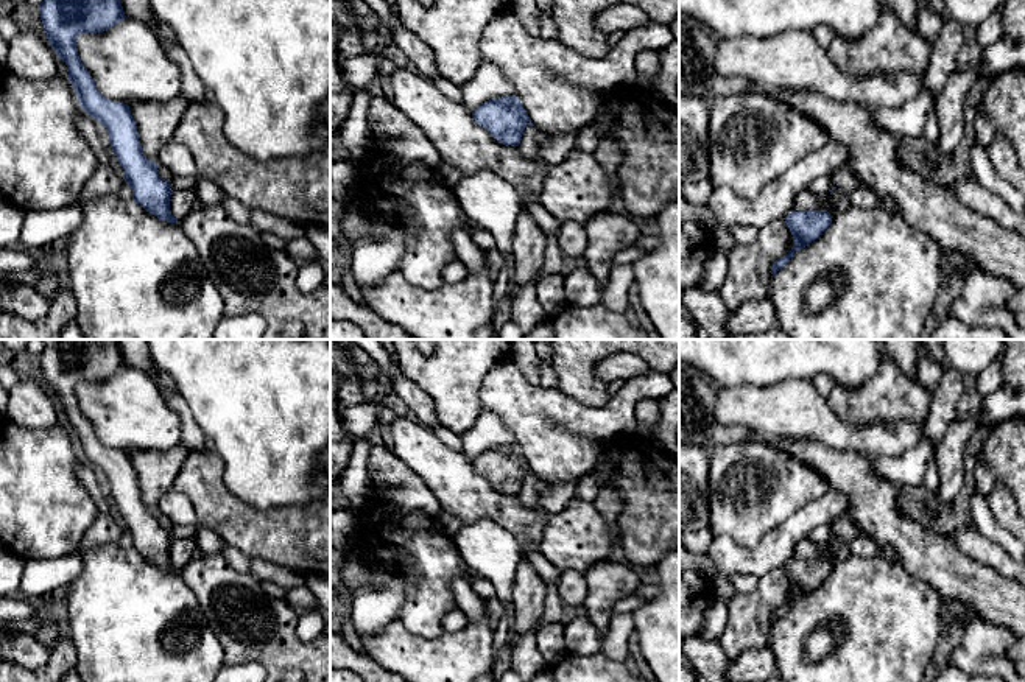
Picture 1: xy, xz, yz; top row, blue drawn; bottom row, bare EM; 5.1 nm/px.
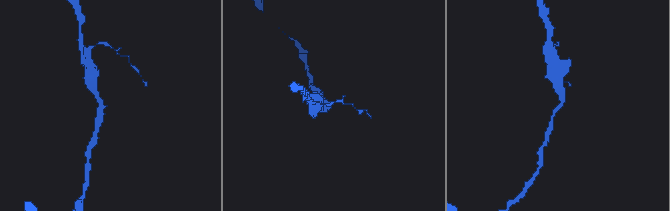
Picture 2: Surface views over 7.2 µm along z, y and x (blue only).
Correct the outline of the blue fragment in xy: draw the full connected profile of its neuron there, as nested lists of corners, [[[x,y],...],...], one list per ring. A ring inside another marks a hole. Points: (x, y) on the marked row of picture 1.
[[[44,0],[39,14],[51,48],[67,65],[78,103],[106,128],[132,199],[159,220],[178,223],[170,210],[173,190],[159,176],[157,165],[145,157],[129,106],[104,98],[78,56],[76,39],[81,34],[103,33],[128,19],[122,0]]]

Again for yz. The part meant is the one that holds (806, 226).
[[[805,210],[805,212],[791,212],[784,220],[793,235],[791,251],[777,258],[771,268],[771,280],[774,274],[784,268],[794,252],[804,249],[812,241],[815,241],[832,223],[832,215],[826,210]]]

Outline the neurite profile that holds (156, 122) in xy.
[[[182,95],[168,101],[139,101],[129,106],[142,151],[150,162],[156,162],[159,151],[173,140],[187,107],[188,100]]]

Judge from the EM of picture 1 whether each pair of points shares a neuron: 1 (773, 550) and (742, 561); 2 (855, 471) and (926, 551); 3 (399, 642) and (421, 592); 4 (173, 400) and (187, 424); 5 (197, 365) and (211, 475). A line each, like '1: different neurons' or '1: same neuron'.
1: same neuron
2: same neuron
3: different neurons
4: same neuron
5: different neurons

